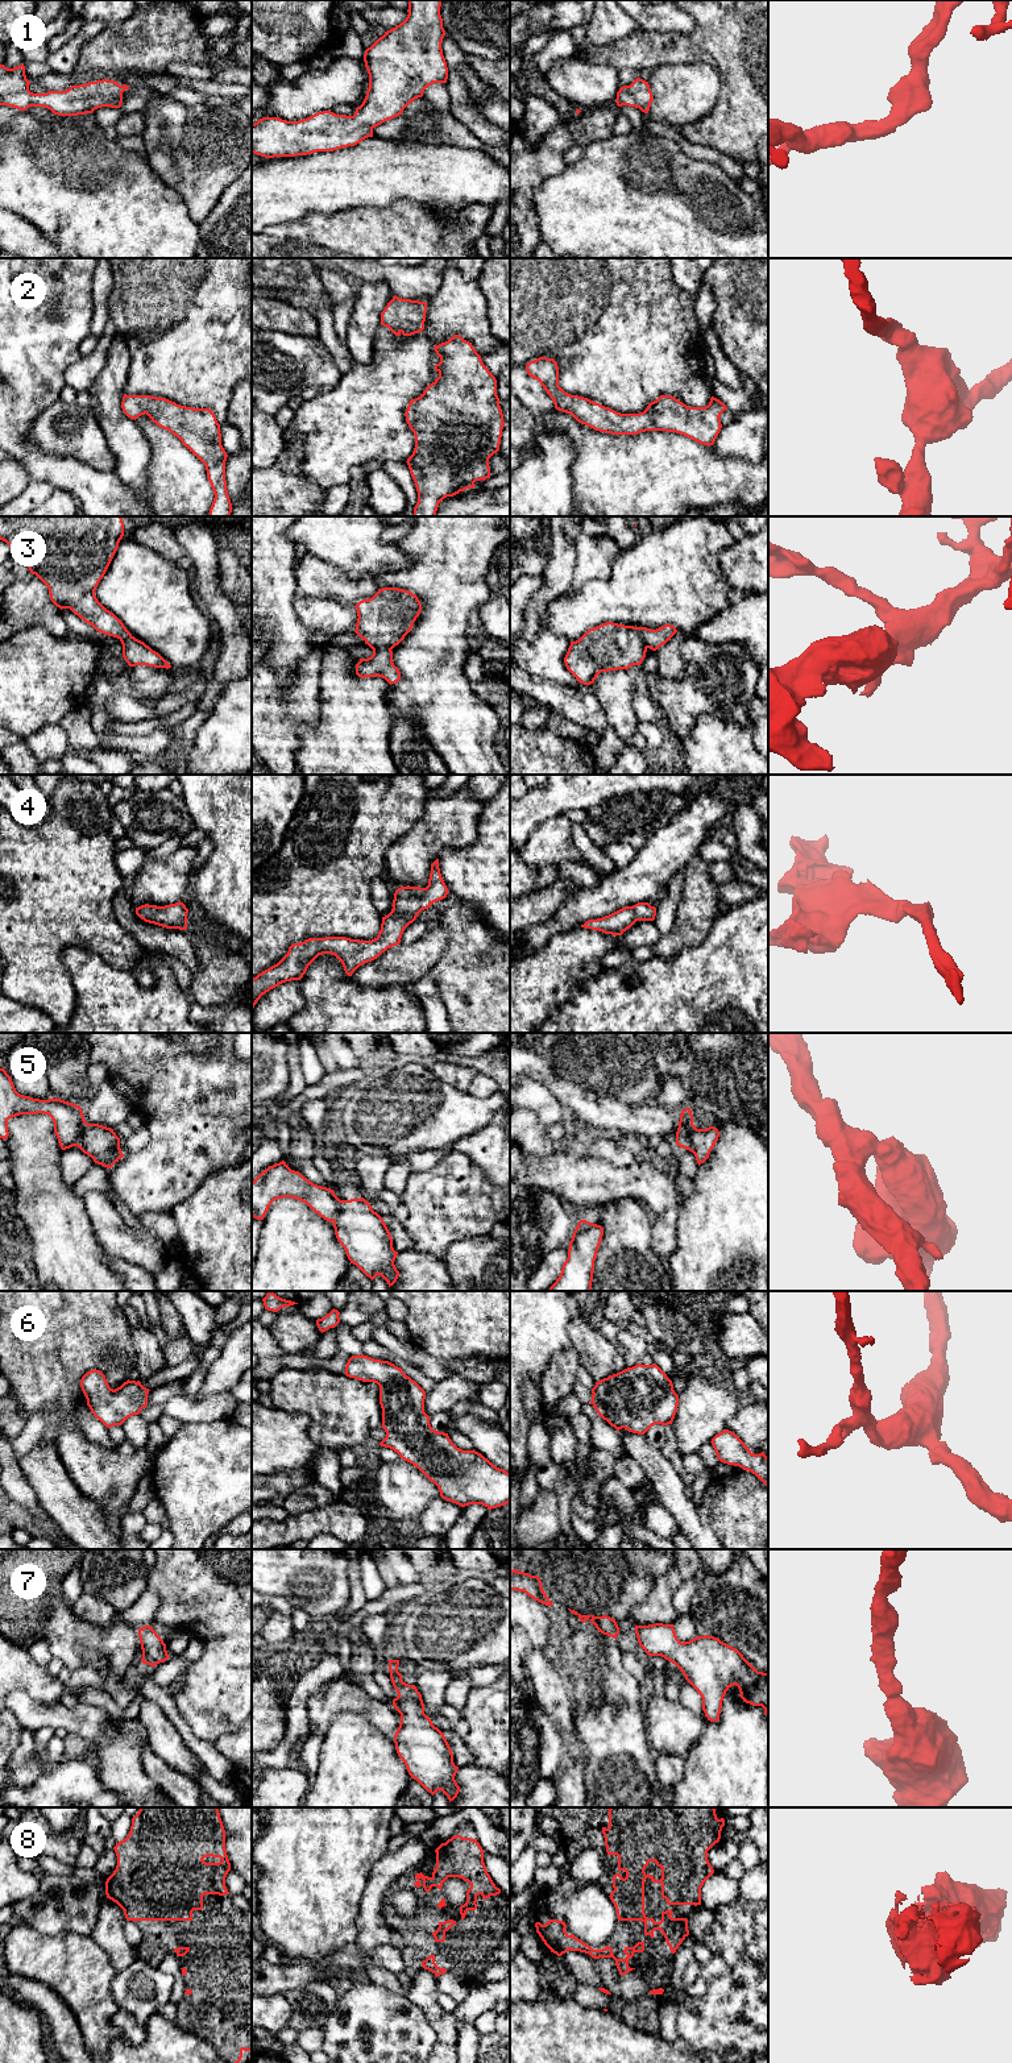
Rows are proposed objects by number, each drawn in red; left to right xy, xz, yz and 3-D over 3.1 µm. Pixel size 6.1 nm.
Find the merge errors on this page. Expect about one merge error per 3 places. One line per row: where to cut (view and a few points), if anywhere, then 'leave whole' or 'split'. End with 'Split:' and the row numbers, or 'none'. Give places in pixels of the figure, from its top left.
1: no cut; leave whole
2: no cut; leave whole
3: no cut; leave whole
4: no cut; leave whole
5: cut in xy along (86, 1123), (75, 1145); split
6: no cut; leave whole
7: no cut; leave whole
8: no cut; leave whole
Split: 5

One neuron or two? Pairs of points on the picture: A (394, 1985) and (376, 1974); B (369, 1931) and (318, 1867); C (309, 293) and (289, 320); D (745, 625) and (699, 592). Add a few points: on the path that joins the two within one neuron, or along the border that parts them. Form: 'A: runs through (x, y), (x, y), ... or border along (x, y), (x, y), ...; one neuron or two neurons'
A: runs through (390, 1983), (380, 1975); one neuron
B: border along (365, 1885), (359, 1905), (357, 1939), (355, 1942); two neurons
C: border along (268, 299), (282, 299), (302, 307), (315, 319); two neurons
D: border along (729, 604), (697, 627); two neurons

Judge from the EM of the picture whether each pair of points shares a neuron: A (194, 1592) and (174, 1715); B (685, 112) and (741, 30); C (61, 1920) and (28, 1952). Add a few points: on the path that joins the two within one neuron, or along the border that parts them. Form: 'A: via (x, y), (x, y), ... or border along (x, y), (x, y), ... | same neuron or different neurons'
A: border along (173, 1696), (178, 1713), (191, 1730) | different neurons
B: border along (684, 62), (706, 61), (717, 71), (718, 99) | different neurons
C: border along (17, 1922), (25, 1922), (44, 1934), (78, 1934) | different neurons

